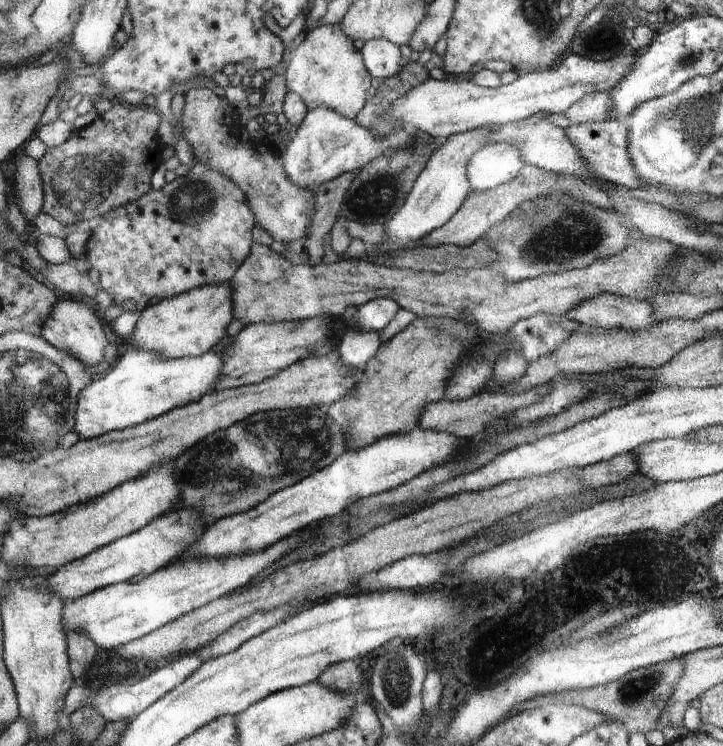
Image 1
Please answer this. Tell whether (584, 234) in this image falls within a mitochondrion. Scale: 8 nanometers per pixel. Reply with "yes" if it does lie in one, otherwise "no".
yes

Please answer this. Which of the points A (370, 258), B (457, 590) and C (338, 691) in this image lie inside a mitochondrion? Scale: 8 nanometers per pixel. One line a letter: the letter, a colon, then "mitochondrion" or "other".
A: other
B: other
C: other

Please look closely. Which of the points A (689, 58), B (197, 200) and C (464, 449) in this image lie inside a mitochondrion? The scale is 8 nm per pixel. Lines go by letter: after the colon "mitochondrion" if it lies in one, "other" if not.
A: mitochondrion
B: mitochondrion
C: other

